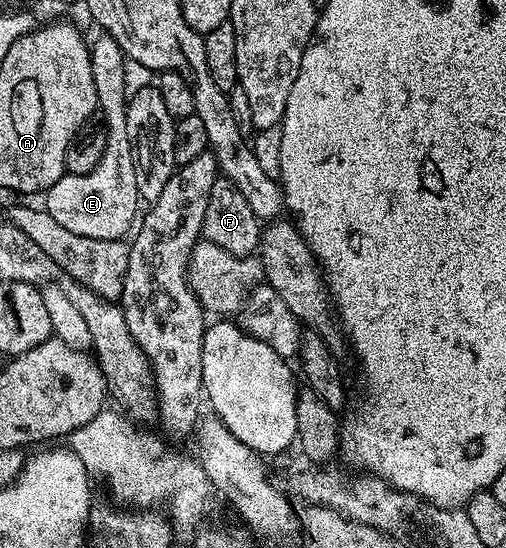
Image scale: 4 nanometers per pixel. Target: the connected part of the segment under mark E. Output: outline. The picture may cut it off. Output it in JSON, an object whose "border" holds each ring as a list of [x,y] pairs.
{"border":[[[102,33],[99,36],[95,43],[89,44],[89,49],[92,81],[96,81],[98,111],[103,119],[101,122],[106,132],[106,144],[100,161],[92,170],[83,175],[67,173],[60,181],[56,181],[56,185],[45,191],[44,209],[52,217],[52,221],[56,221],[56,225],[64,225],[68,233],[108,241],[122,239],[131,234],[140,215],[140,200],[136,189],[136,165],[128,137],[126,116],[128,92],[124,85],[124,65],[127,58],[111,35]]]}

